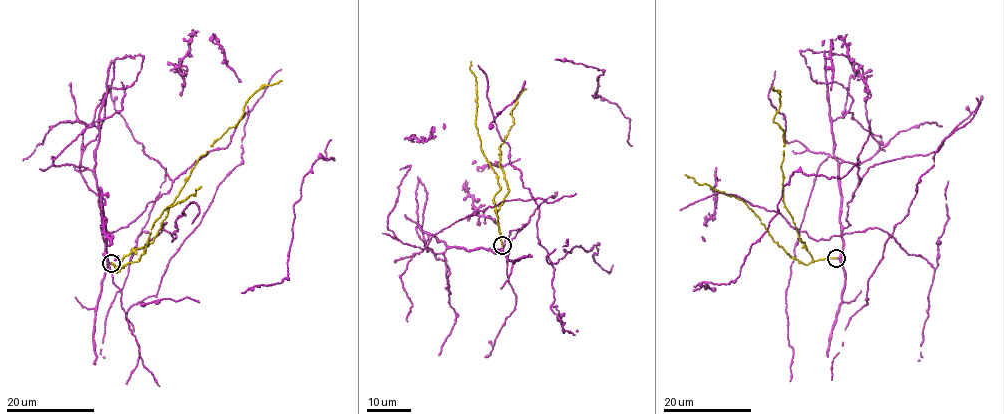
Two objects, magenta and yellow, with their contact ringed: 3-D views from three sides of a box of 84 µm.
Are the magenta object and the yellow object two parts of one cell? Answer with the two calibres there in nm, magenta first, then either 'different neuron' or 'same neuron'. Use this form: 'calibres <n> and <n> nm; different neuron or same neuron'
calibres 160 and 190 nm; same neuron

